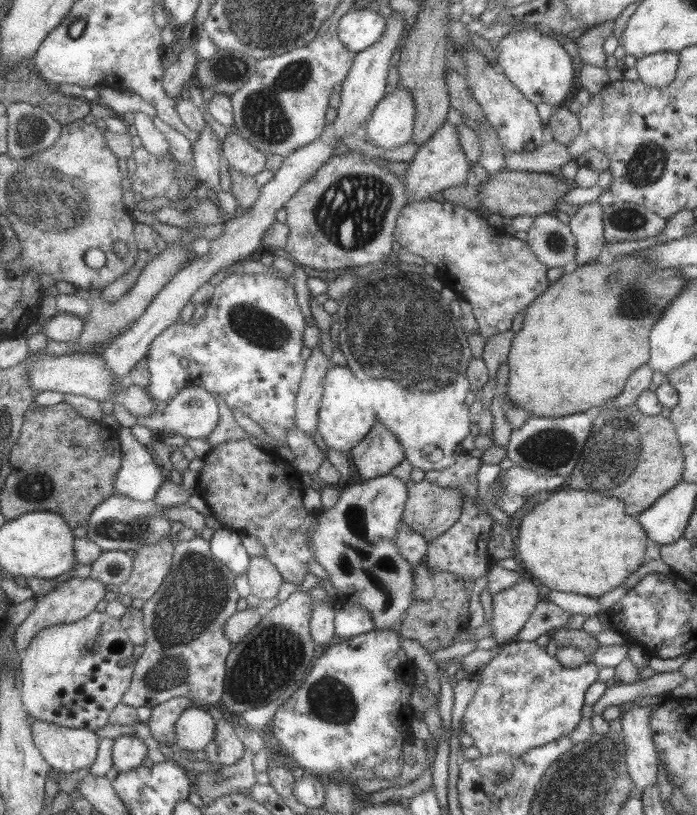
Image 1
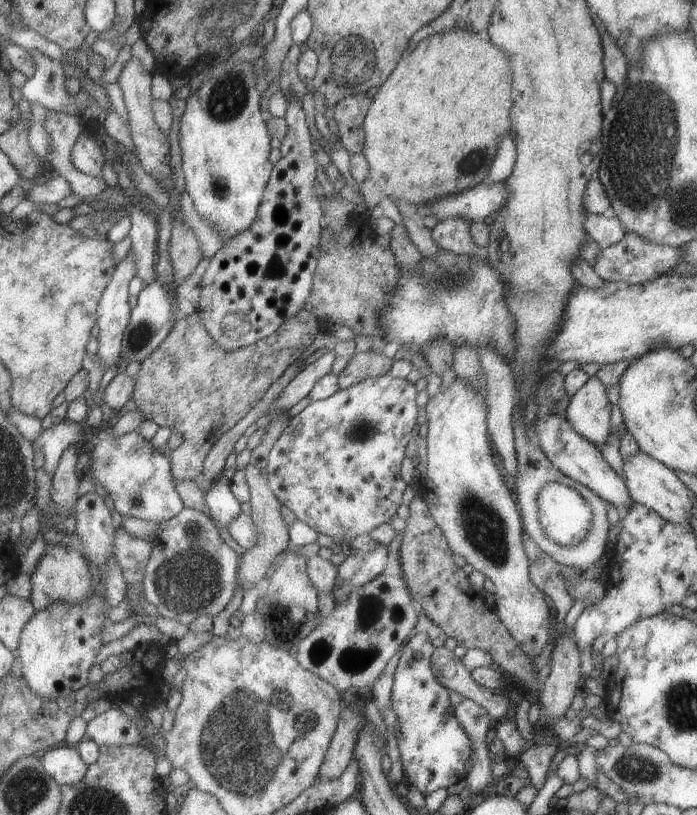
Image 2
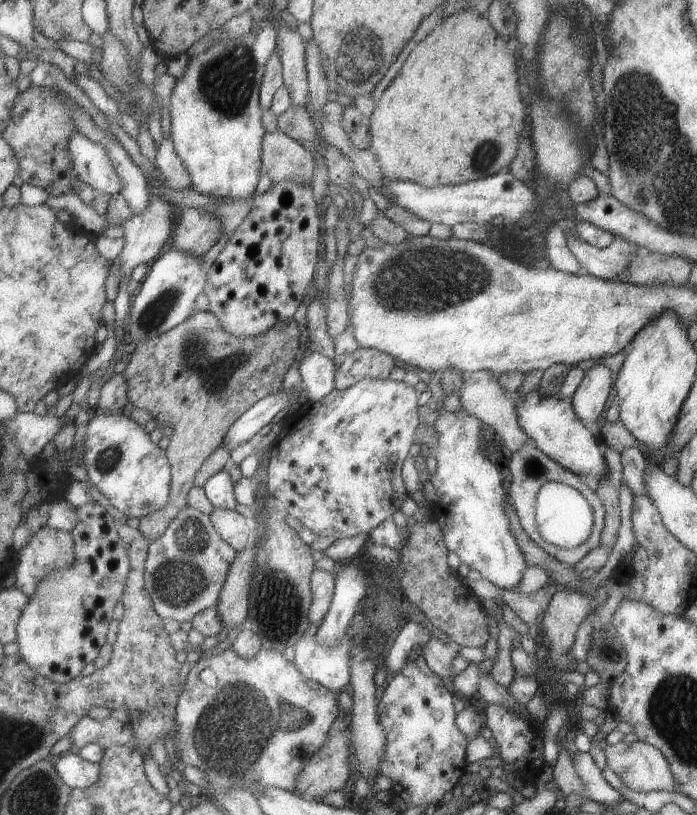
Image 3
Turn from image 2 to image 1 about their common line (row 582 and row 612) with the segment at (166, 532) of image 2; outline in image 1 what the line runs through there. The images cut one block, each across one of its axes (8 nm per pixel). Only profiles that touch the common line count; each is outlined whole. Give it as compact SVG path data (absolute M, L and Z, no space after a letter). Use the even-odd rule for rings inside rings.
M195 536L191 540L179 540L175 543L174 551L172 552L172 565L167 573L167 576L162 580L161 586L157 589L157 592L151 598L144 601L144 605L140 609L142 612L142 623L144 624L145 643L143 645L143 652L139 658L134 662L132 677L127 687L127 690L123 693L120 702L130 707L137 708L138 706L148 706L153 708L174 696L184 696L186 699L198 700L197 706L206 706L205 704L214 704L221 698L223 694L224 680L225 680L225 659L229 654L233 645L225 639L223 625L225 620L232 614L235 614L235 604L237 599L241 596L233 584L234 574L227 568L226 564L223 564L219 559L216 559L210 551L210 544L207 540L204 540L200 536Z

